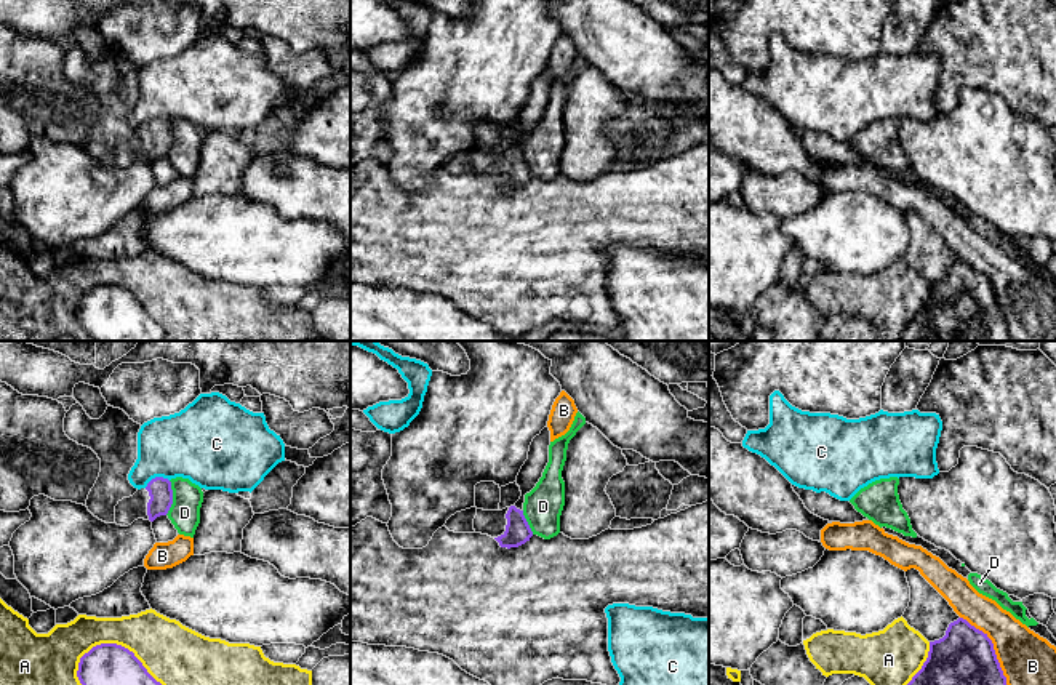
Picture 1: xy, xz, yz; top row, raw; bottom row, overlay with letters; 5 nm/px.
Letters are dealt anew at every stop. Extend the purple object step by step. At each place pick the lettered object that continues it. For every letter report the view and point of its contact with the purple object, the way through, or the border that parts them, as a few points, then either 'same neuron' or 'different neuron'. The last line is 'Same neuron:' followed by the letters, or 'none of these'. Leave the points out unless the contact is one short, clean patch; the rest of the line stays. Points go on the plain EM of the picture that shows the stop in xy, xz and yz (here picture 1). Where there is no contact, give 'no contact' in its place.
A: contact xy (127, 290); different neuron
B: contact yz (996, 296); different neuron
C: contact xy (156, 119); border xy (168, 120), (154, 119), (144, 128); different neuron
D: contact xy (172, 140); border xy (170, 122), (172, 148), (165, 156); different neuron
Same neuron: none of these

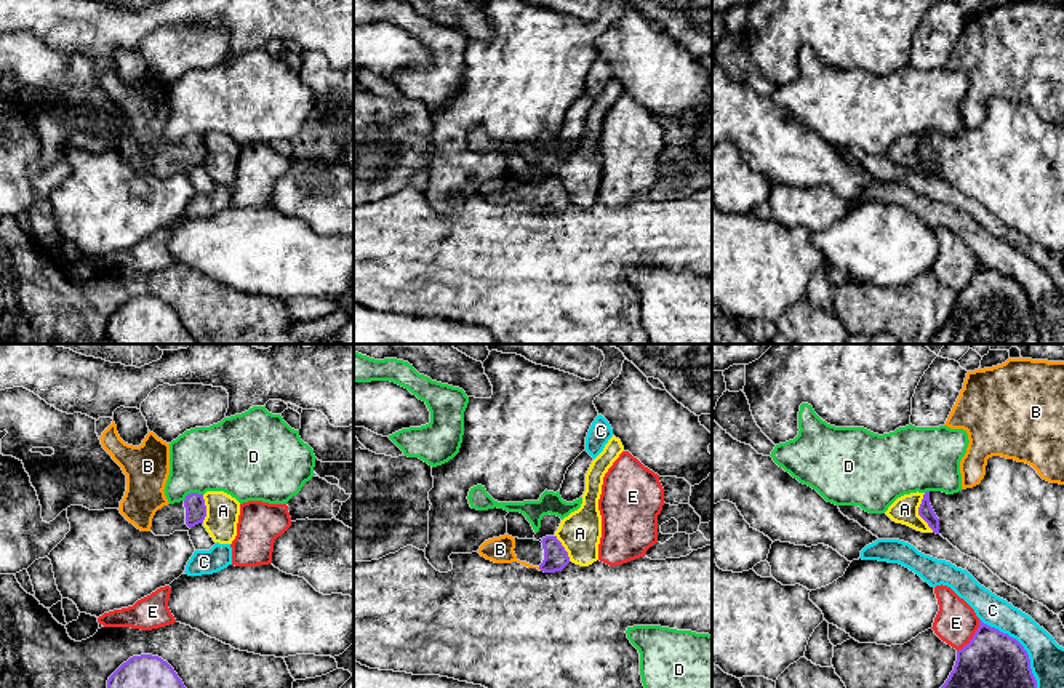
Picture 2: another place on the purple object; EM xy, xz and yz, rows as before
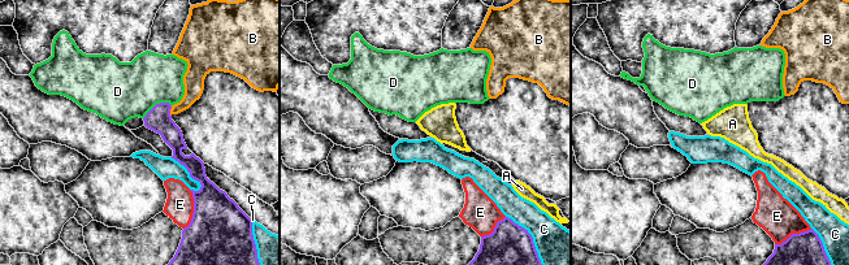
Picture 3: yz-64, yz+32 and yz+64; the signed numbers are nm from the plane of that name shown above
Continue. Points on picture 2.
A: contact yz (919, 154); border yz (924, 135), (919, 157), (933, 173); different neuron
B: contact xz (540, 210); way xz (556, 199), (540, 210), (522, 205), (500, 191); same neuron
C: contact yz (1026, 295); different neuron
D: contact xy (192, 135); border xy (202, 135), (189, 135), (183, 141); different neuron
E: contact yz (973, 279); different neuron
Same neuron: B

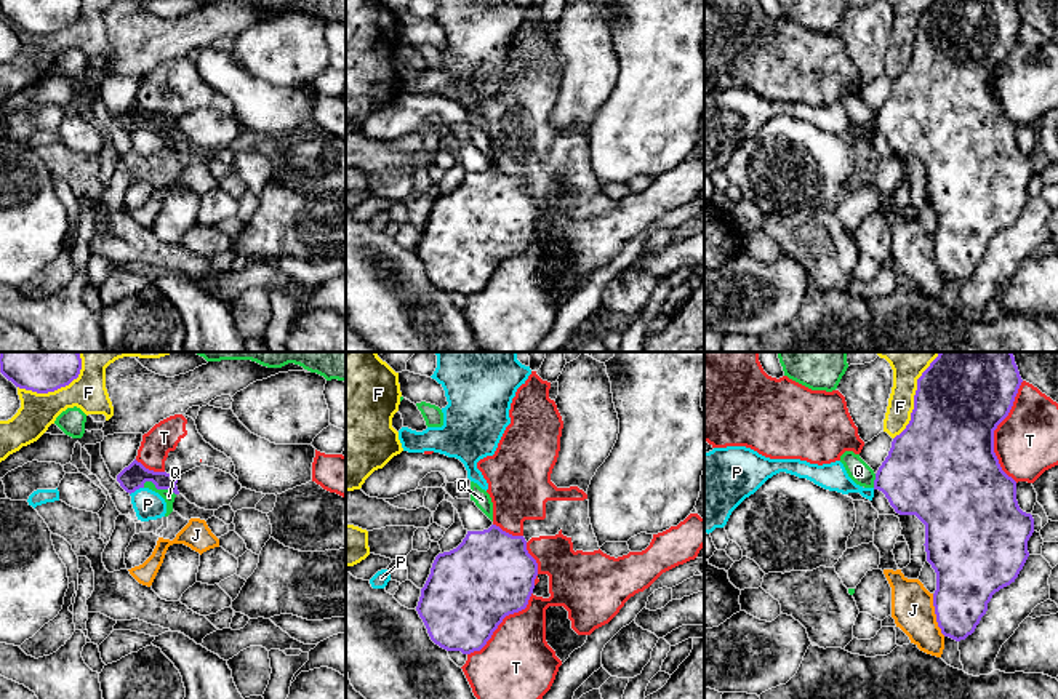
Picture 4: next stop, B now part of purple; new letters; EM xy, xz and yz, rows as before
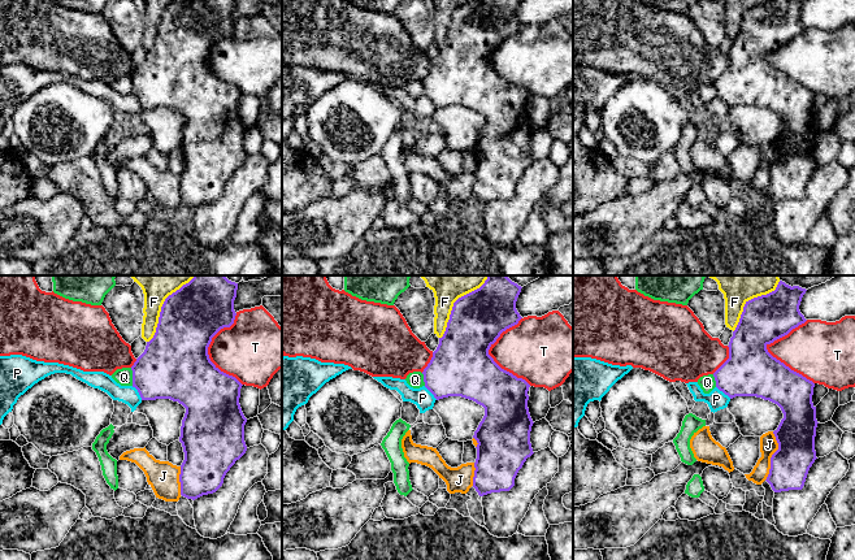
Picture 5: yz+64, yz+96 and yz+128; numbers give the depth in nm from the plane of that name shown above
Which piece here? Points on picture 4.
F: contact yz (914, 40); different neuron
J: contact yz (935, 255); different neuron
P: contact xy (136, 130); border xy (143, 128), (130, 136); different neuron
Q: contact xy (159, 130); border xy (143, 125), (151, 123), (157, 130), (167, 130), (175, 136); different neuron
T: contact yz (993, 74); different neuron
Same neuron: none of these

